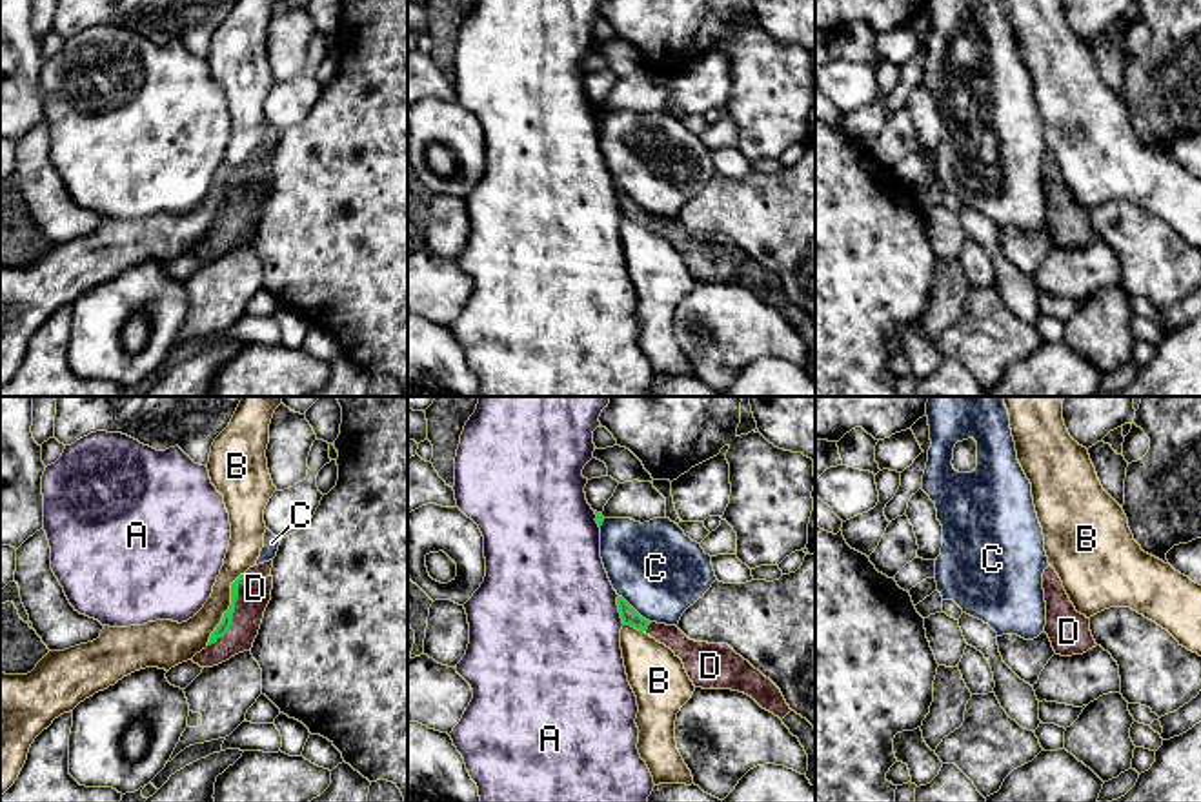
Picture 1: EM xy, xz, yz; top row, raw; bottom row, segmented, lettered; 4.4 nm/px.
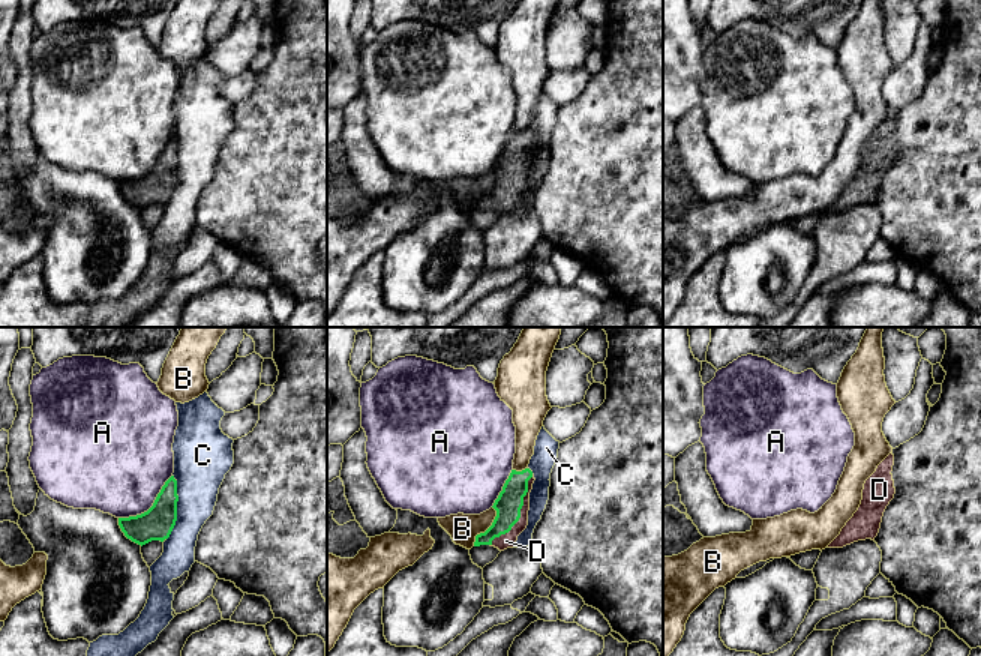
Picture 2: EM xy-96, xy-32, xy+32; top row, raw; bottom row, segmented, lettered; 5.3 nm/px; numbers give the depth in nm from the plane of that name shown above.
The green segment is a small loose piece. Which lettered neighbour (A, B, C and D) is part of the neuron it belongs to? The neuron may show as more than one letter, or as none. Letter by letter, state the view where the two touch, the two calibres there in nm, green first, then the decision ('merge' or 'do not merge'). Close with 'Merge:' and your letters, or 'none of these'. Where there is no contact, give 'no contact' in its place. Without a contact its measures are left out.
A: meets green in xz; 80 nm thick on the green side, 500 nm on the other; do not merge
B: meets green in xy; 60 nm thick on the green side, 160 nm on the other; do not merge
C: meets green in xz; 80 nm thick on the green side, 400 nm on the other; do not merge
D: meets green in xy; 60 nm thick on the green side, 140 nm on the other; merge
Merge: D

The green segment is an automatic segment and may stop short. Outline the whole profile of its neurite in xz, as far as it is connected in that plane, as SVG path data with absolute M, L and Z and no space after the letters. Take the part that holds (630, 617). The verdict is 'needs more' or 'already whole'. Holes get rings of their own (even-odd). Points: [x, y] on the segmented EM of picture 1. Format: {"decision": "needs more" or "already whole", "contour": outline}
{"decision": "needs more", "contour": "M617 596L617 606L624 626L644 631L682 660L695 687L744 693L762 709L779 717L804 747L808 755L806 778L815 786L815 727L790 709L781 689L770 678L737 655L728 644L690 640L677 626L642 618L622 596Z"}

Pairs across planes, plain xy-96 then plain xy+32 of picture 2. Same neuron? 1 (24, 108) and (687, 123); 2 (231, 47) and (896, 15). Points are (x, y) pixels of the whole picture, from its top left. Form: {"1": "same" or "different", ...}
{"1": "same", "2": "same"}

